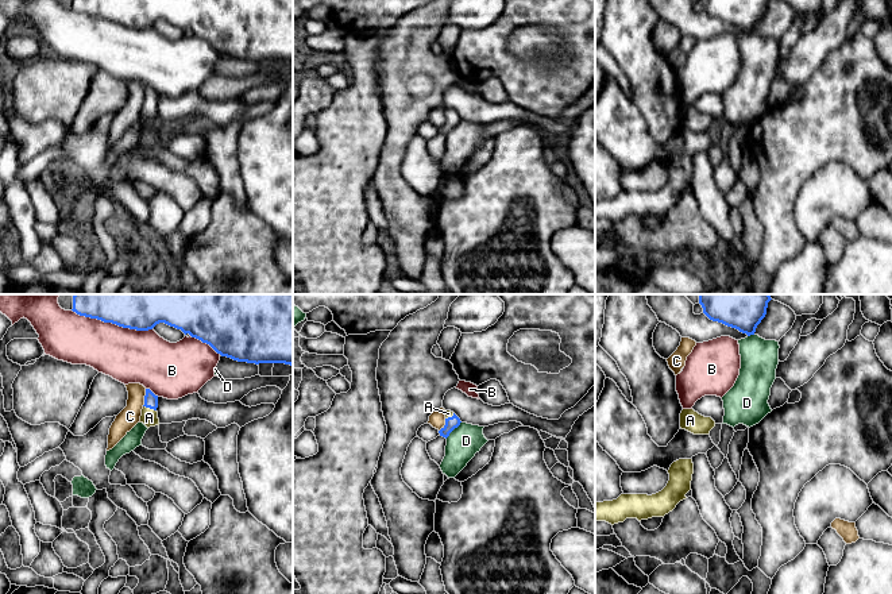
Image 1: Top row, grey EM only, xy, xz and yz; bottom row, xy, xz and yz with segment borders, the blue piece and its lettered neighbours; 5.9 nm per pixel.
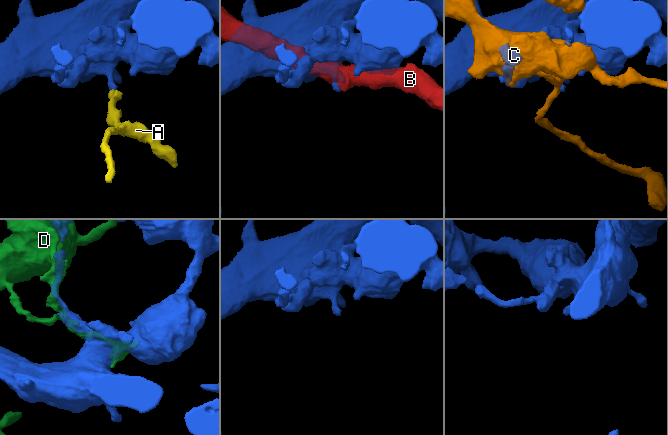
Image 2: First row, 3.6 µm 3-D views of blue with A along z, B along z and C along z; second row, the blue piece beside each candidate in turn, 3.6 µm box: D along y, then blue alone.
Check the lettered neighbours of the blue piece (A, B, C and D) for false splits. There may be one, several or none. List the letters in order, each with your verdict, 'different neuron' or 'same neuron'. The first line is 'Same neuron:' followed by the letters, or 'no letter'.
Same neuron: A
A: same neuron
B: different neuron
C: different neuron
D: different neuron

